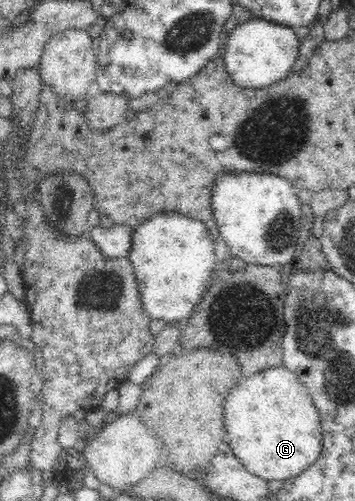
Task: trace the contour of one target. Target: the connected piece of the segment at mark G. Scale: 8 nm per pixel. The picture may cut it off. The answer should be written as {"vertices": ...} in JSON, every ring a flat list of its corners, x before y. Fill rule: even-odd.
{"vertices":[[283,364,242,377,224,403,226,440,248,472,266,480,298,477,322,451,321,417,306,386]]}

